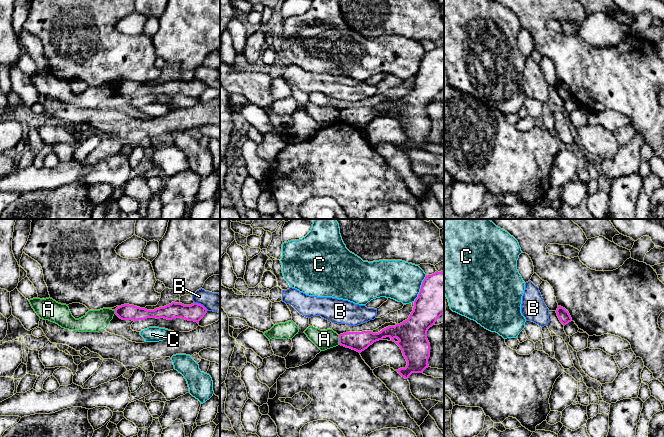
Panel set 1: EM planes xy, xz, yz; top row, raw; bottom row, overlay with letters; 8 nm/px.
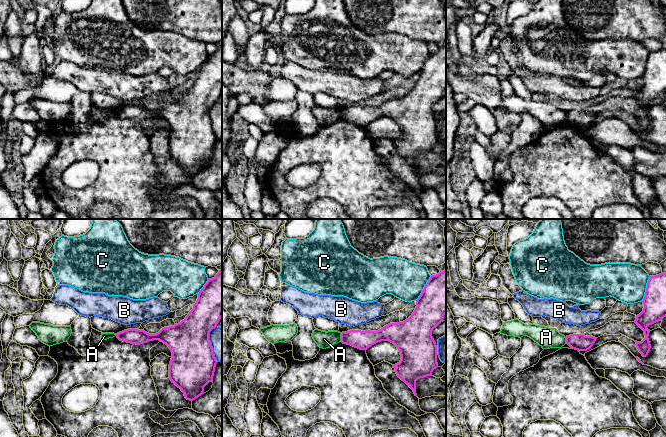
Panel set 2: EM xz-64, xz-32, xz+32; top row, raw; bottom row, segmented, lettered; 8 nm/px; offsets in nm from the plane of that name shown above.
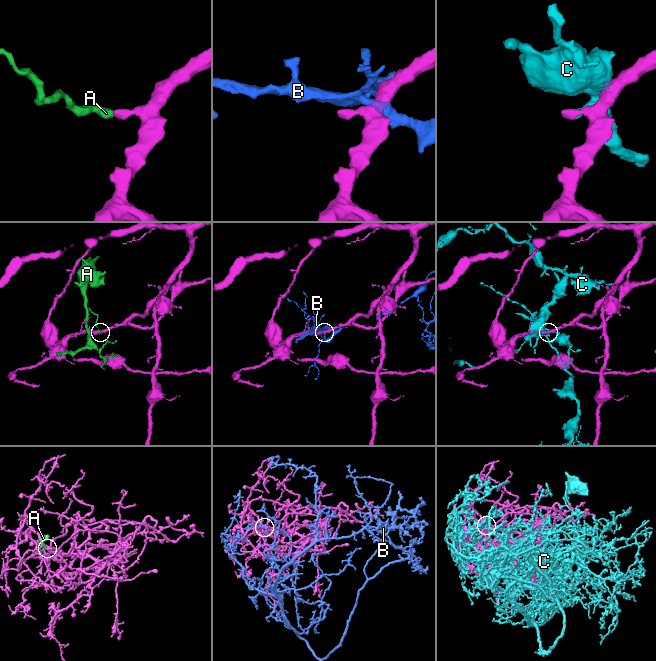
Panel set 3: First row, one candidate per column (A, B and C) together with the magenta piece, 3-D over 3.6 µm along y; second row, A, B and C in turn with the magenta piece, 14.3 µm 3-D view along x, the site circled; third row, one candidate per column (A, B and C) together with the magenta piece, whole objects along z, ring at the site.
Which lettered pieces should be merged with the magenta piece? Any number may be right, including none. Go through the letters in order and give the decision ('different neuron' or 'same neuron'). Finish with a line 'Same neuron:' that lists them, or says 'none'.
A: different neuron
B: different neuron
C: different neuron
Same neuron: none

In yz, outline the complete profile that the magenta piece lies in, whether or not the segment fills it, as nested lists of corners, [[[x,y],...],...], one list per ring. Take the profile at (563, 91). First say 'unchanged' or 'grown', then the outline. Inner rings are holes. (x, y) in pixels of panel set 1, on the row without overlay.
unchanged | [[[558,82],[556,89],[557,89],[557,92],[558,92],[560,98],[564,102],[572,97],[572,94],[571,94],[569,88],[565,84]]]

